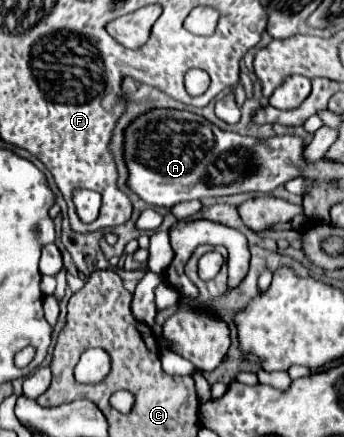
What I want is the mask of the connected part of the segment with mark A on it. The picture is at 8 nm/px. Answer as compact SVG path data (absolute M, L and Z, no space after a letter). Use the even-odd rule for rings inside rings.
M149 109L129 123L125 129L125 165L129 171L127 187L149 205L173 207L181 201L221 197L235 193L271 193L275 187L285 185L293 177L307 175L309 163L303 157L305 139L297 135L273 135L269 139L257 139L223 131L209 123L205 117L177 111L177 109Z

